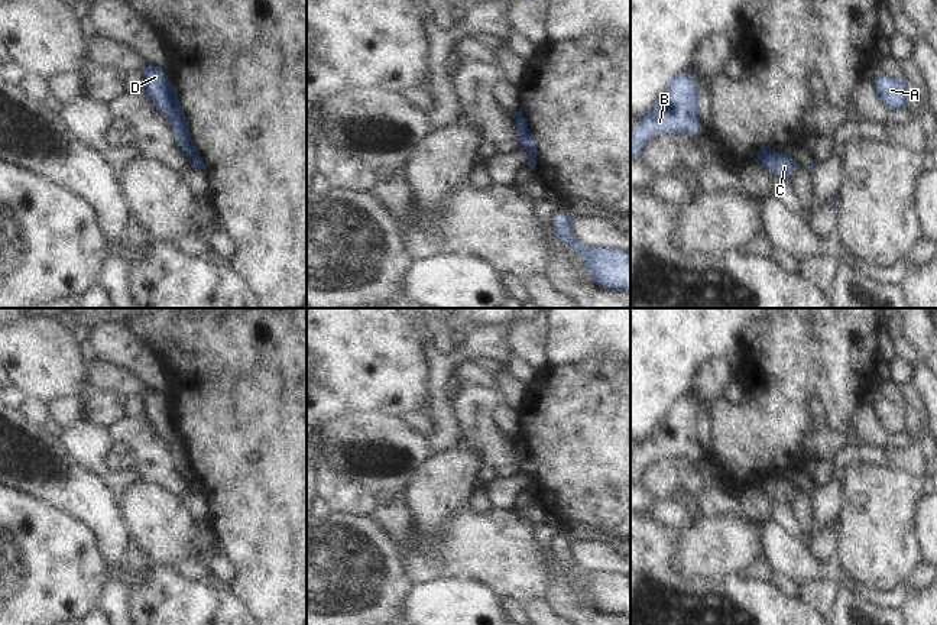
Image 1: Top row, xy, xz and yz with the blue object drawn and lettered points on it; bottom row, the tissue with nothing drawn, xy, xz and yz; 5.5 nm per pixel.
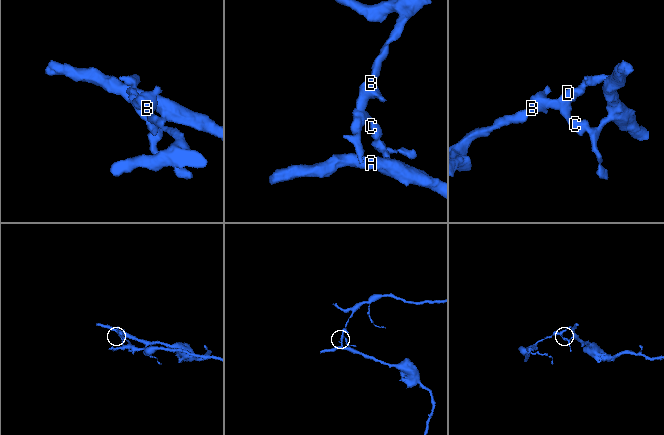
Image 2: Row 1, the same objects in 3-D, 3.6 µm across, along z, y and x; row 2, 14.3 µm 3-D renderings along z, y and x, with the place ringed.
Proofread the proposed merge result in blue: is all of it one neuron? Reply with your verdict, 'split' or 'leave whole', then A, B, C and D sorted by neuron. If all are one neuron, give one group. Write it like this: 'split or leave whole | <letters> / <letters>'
split | A C / B D

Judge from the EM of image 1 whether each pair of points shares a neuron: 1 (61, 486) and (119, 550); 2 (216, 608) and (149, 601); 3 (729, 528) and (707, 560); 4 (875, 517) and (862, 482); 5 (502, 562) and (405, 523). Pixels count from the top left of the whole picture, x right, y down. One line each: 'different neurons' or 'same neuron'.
1: same neuron
2: same neuron
3: same neuron
4: same neuron
5: same neuron

